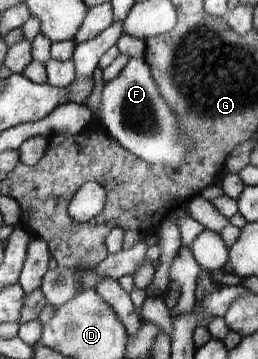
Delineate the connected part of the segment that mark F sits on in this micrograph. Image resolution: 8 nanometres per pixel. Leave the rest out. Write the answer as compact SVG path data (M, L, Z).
M140 55L130 58L121 73L105 84L102 100L95 113L123 149L130 150L150 164L157 166L171 163L172 167L177 167L191 151L186 139L179 141L179 129L175 123L178 118L159 93L150 65Z

